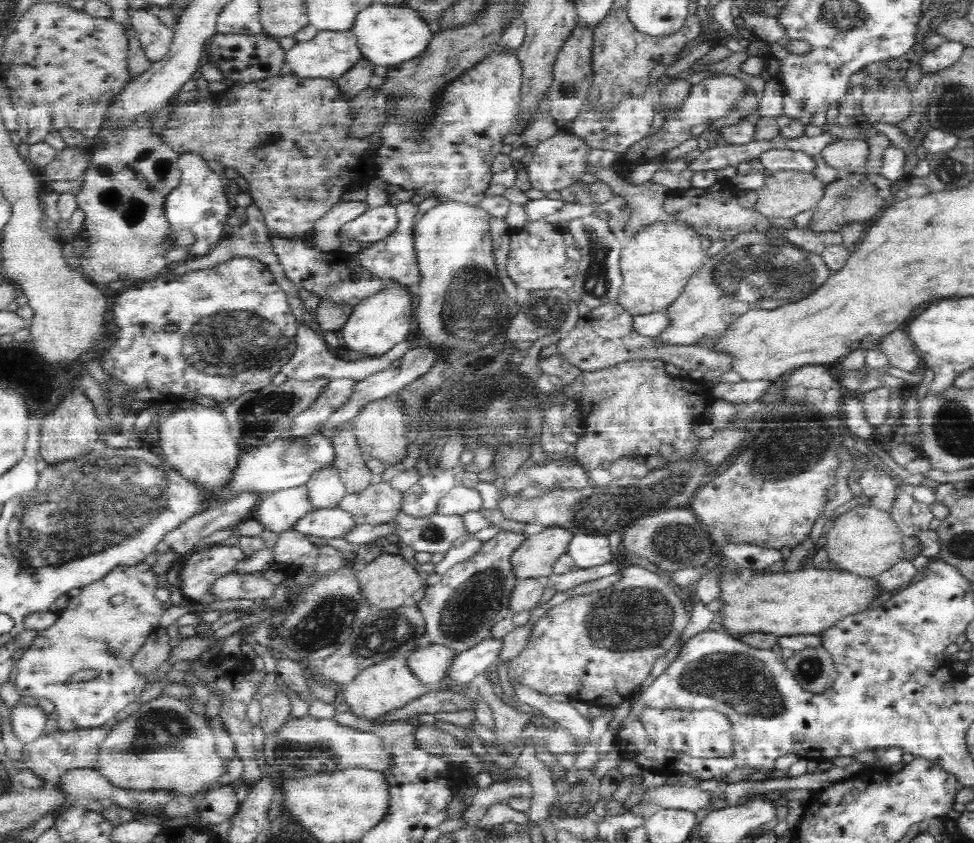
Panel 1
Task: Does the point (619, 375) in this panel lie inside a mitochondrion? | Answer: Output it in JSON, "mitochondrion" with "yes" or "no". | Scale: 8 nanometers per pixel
{"mitochondrion":"no"}

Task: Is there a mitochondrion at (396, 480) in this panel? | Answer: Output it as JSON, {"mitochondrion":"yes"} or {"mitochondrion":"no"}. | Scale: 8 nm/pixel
{"mitochondrion":"no"}

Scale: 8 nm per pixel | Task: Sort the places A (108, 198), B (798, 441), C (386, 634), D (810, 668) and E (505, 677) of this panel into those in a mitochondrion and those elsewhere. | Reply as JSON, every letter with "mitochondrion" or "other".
{"A":"mitochondrion","B":"mitochondrion","C":"mitochondrion","D":"mitochondrion","E":"other"}

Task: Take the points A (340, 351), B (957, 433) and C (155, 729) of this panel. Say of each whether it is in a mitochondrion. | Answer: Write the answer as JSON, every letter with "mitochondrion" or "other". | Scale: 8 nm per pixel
{"A":"other","B":"mitochondrion","C":"mitochondrion"}

